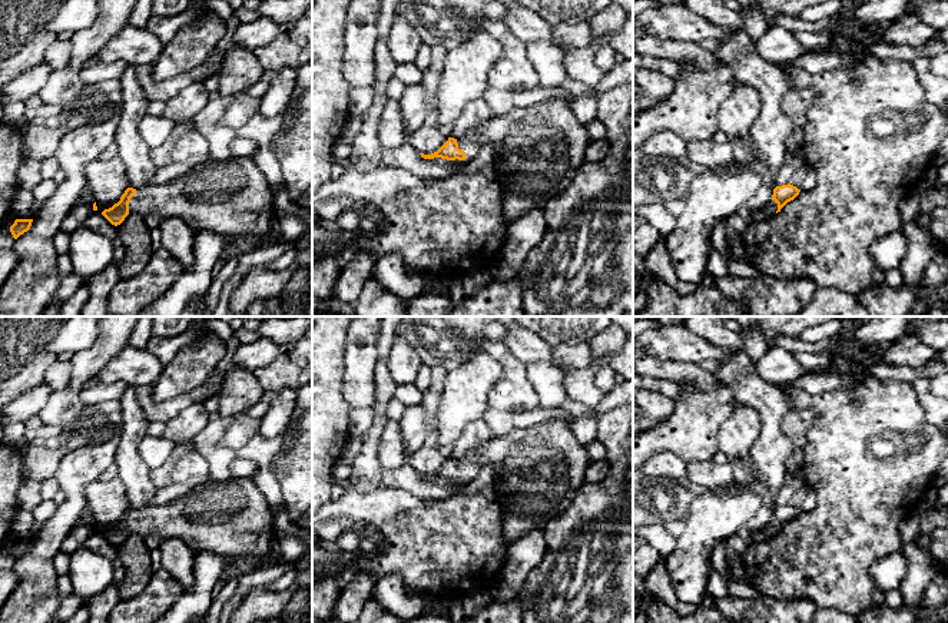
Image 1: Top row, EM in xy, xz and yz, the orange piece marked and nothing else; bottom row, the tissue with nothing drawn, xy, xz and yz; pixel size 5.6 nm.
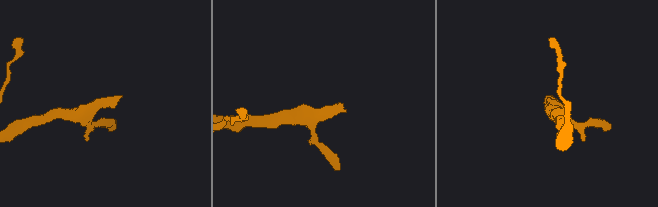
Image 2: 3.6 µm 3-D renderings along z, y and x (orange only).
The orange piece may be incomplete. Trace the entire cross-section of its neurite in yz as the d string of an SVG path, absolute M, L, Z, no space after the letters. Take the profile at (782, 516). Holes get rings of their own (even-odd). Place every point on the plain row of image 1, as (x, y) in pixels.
M790 504L776 507L772 520L755 534L756 541L766 541L775 537L780 530L799 516L799 510Z

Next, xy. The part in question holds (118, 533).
M236 477L223 481L211 480L196 486L165 507L127 508L117 524L102 533L115 547L132 534L137 534L149 550L158 549L166 539L178 537L195 554L208 551L226 559L242 556L268 559L275 537L272 514L265 496L256 487L253 478Z

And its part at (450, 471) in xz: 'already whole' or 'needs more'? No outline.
needs more

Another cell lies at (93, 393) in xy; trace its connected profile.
M87 382L79 392L84 405L105 401L120 401L127 385L125 382Z

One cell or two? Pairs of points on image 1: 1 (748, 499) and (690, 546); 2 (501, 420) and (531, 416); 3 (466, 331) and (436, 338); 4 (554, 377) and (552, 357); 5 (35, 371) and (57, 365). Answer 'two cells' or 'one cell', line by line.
1: one cell
2: one cell
3: one cell
4: two cells
5: two cells

